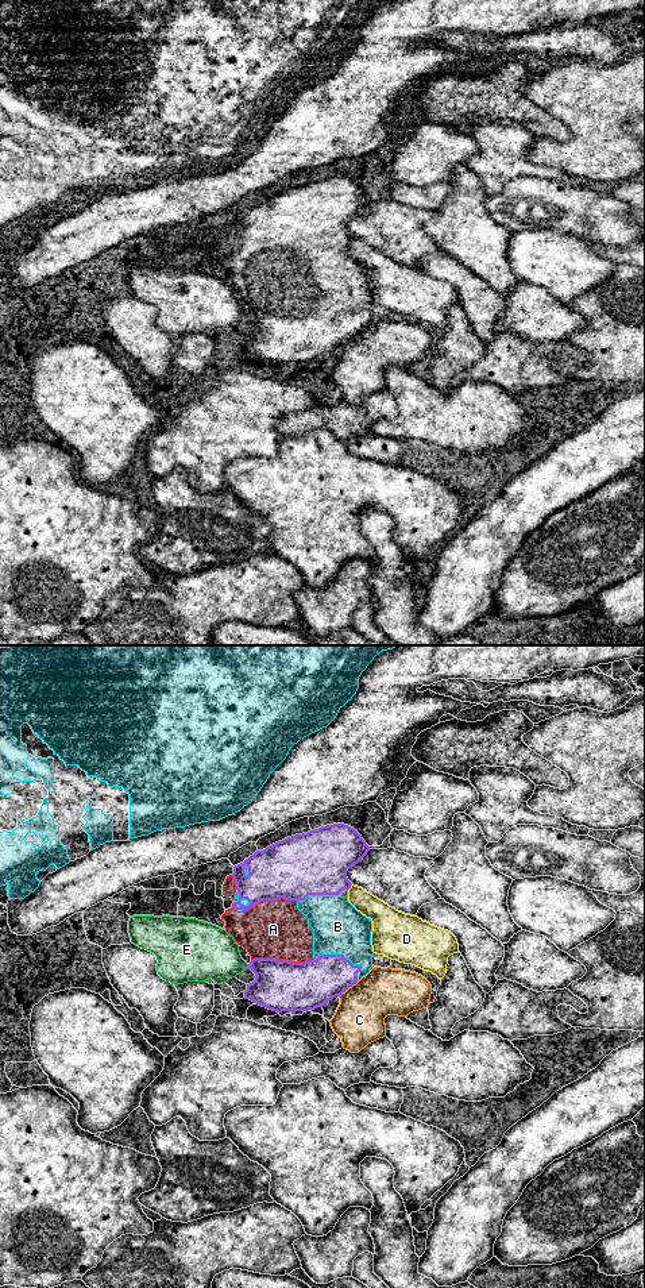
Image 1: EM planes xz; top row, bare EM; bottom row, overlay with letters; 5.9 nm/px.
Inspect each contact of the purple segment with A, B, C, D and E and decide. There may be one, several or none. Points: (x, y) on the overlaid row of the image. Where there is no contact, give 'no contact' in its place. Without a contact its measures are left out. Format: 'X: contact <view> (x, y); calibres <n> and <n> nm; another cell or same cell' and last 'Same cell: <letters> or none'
A: contact xz (282, 960); calibres 300 and 360 nm; same cell
B: contact xz (338, 955); calibres 280 and 300 nm; another cell
C: contact xz (348, 987); calibres 280 and 300 nm; another cell
D: contact xz (350, 887); calibres 380 and 140 nm; another cell
E: contact xz (248, 967); calibres 300 and 320 nm; another cell
Same cell: A

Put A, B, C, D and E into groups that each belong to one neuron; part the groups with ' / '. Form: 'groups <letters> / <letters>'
groups A / B / C / D / E

